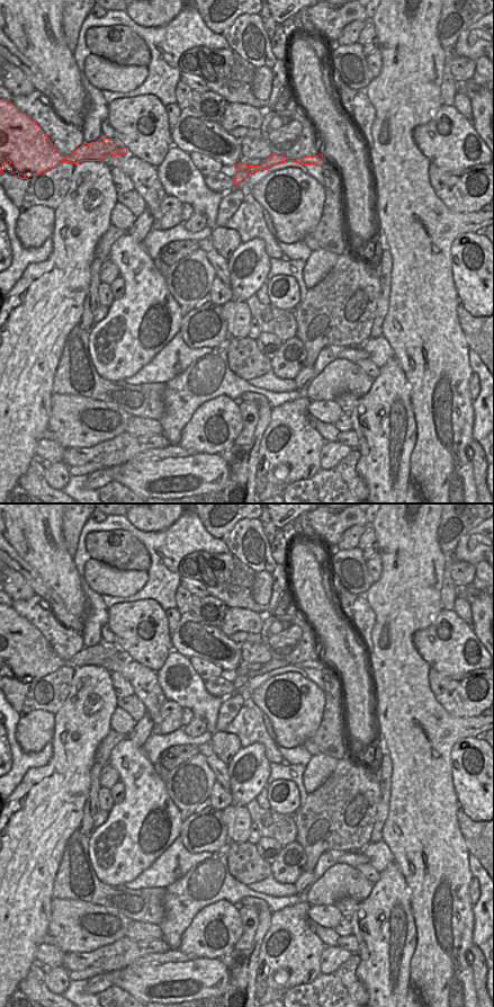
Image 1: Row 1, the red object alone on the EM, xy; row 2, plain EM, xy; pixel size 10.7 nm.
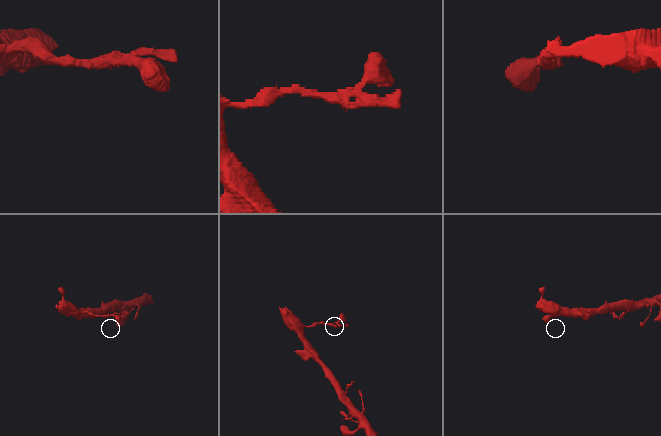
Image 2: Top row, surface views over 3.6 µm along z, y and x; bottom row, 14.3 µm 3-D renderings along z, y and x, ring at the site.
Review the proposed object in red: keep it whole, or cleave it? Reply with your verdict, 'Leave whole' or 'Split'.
Split

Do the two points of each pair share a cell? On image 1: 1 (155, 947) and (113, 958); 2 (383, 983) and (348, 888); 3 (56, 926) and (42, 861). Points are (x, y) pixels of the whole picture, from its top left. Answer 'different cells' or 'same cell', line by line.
1: same cell
2: different cells
3: different cells

